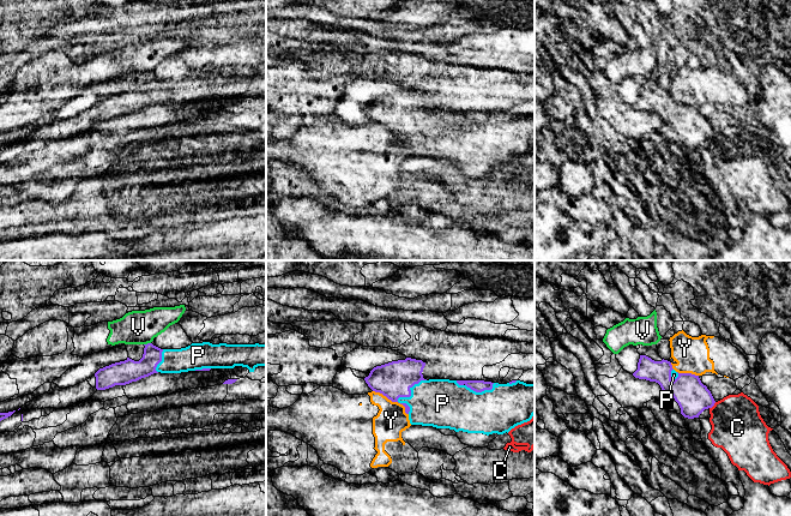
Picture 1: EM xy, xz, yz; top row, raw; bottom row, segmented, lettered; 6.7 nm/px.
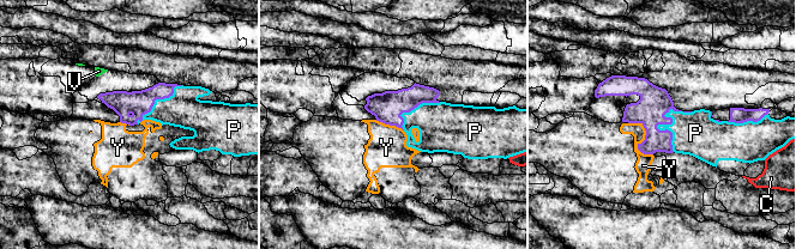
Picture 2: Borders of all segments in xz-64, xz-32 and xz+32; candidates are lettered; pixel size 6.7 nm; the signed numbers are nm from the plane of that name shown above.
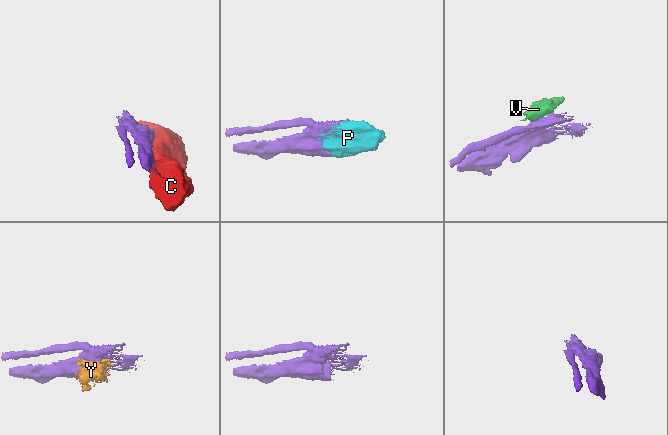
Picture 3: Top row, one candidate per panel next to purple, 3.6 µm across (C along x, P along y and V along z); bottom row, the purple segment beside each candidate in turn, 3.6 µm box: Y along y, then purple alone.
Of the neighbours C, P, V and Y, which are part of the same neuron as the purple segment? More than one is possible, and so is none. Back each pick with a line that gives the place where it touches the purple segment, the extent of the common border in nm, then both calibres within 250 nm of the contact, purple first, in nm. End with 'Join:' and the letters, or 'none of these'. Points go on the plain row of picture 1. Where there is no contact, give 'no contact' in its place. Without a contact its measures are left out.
P: xz (405, 127) | 260 nm | 240/320 nm
Join: P

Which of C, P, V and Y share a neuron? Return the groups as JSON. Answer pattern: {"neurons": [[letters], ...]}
{"neurons": [["C"], ["P"], ["V"], ["Y"]]}

